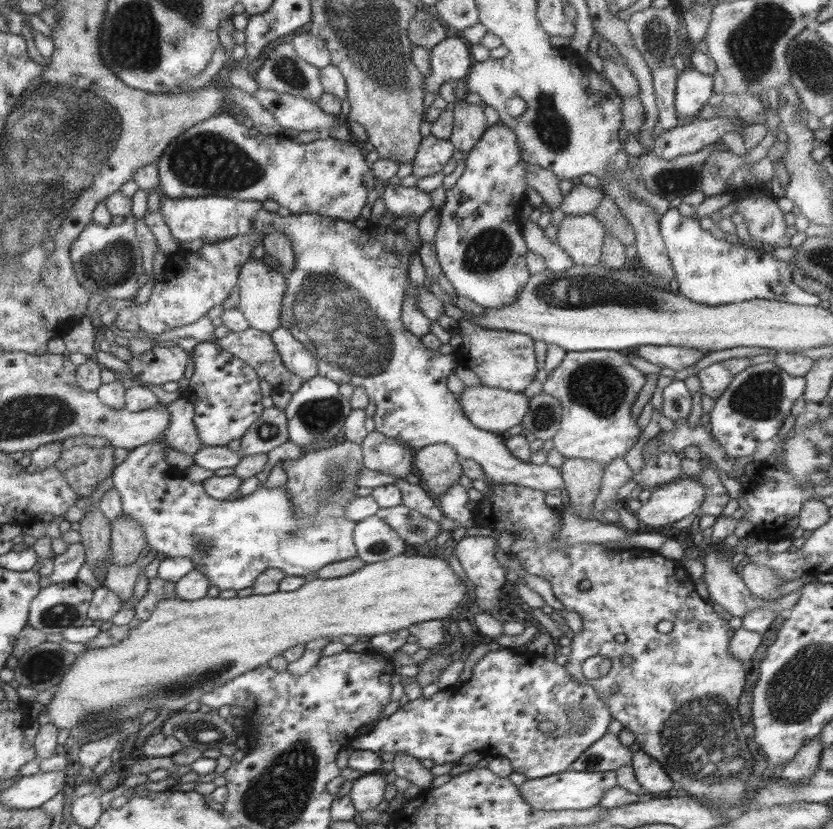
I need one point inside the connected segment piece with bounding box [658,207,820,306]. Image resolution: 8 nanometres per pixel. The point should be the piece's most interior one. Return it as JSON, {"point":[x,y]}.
{"point":[712,272]}

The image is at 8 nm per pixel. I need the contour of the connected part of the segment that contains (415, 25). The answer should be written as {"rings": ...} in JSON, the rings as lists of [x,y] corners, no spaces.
{"rings":[[[419,6],[418,11],[411,16],[407,26],[407,36],[410,42],[429,51],[447,36],[435,12],[423,6]]]}

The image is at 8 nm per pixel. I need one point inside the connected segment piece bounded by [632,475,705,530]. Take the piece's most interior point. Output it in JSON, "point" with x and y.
{"point":[667,503]}

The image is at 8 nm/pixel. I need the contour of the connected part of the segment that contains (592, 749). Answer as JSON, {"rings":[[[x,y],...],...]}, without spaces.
{"rings":[[[606,733],[579,754],[568,770],[591,773],[615,772],[620,767],[631,765],[632,754],[632,748],[622,746],[617,735]]]}

